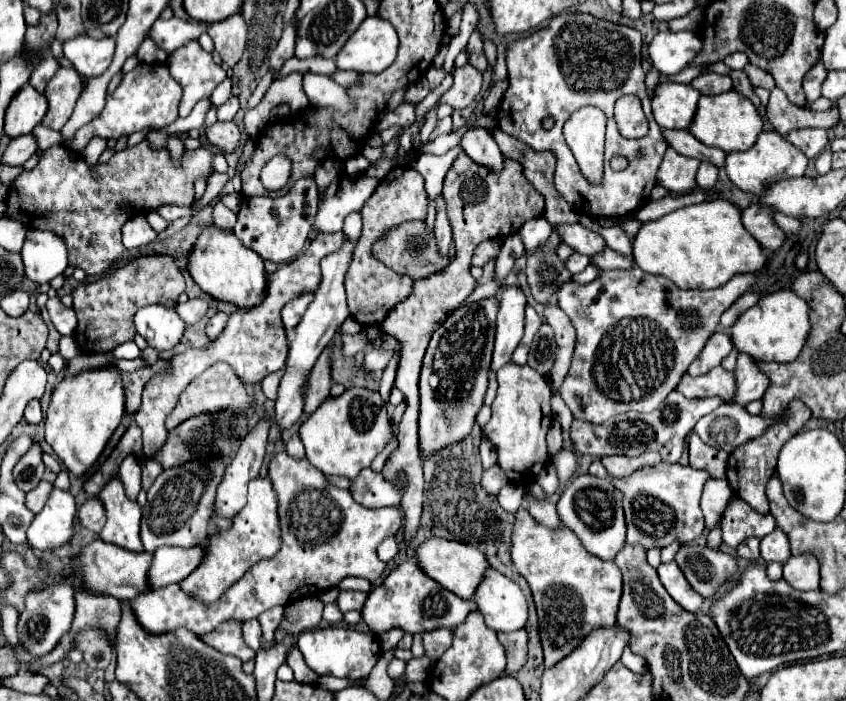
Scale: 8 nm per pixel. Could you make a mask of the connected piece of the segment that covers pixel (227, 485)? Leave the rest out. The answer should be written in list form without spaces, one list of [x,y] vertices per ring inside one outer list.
[[[263,416],[249,432],[247,436],[241,440],[235,458],[231,460],[231,464],[225,470],[225,476],[217,488],[217,498],[215,498],[215,510],[219,516],[223,518],[233,518],[247,502],[247,484],[249,480],[253,480],[259,474],[259,468],[263,464],[263,456],[265,456],[265,444],[267,444],[267,436],[269,436],[269,428],[271,428],[271,418]]]

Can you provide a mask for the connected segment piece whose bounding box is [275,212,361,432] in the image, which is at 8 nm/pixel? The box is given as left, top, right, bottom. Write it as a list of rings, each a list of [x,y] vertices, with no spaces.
[[[351,212],[345,218],[343,224],[343,236],[347,238],[347,242],[343,242],[343,246],[335,252],[335,254],[327,254],[327,258],[323,258],[321,262],[321,282],[317,286],[317,290],[313,292],[315,298],[311,302],[311,306],[307,308],[303,320],[297,326],[297,336],[289,346],[289,358],[285,364],[285,376],[279,384],[279,396],[275,400],[275,424],[279,426],[281,432],[285,432],[287,428],[291,428],[293,424],[297,424],[297,420],[303,414],[303,386],[305,380],[315,364],[315,360],[319,358],[319,354],[327,348],[327,344],[331,342],[333,334],[337,332],[337,328],[345,322],[345,318],[349,316],[347,310],[347,302],[345,302],[345,286],[343,286],[343,274],[347,272],[347,266],[351,264],[351,250],[355,248],[355,238],[359,238],[361,234],[361,212]]]

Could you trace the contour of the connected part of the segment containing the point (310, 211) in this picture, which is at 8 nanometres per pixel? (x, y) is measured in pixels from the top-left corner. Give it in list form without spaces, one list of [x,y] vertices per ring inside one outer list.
[[[301,178],[289,188],[285,196],[279,196],[279,198],[255,196],[255,198],[243,200],[241,212],[237,214],[237,226],[233,232],[247,248],[255,250],[263,260],[287,262],[303,250],[307,236],[313,228],[317,202],[319,202],[319,190],[315,180]]]

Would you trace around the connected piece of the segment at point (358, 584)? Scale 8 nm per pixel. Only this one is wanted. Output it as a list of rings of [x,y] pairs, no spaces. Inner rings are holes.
[[[343,578],[343,582],[339,582],[337,588],[339,590],[363,590],[363,592],[369,592],[371,584],[367,584],[363,578]]]

